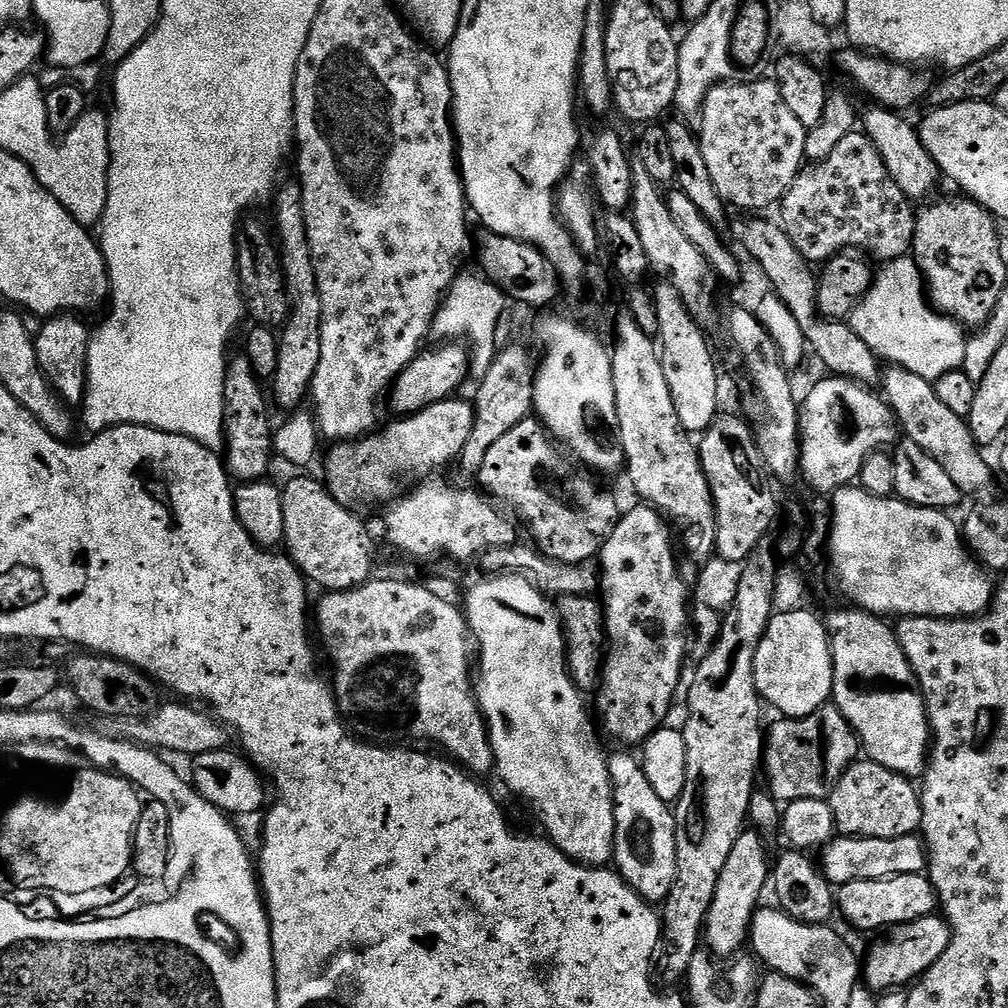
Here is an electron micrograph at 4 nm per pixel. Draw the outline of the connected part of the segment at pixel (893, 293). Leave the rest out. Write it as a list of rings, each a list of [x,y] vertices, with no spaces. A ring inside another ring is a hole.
[[[906,255],[897,260],[887,261],[881,268],[884,269],[875,273],[867,294],[860,299],[852,312],[850,323],[854,334],[858,334],[858,338],[862,338],[862,342],[866,342],[866,346],[870,346],[870,350],[874,350],[874,354],[880,357],[881,361],[905,368],[931,382],[938,381],[948,372],[963,369],[967,346],[965,329],[949,316],[941,316],[932,307],[926,295],[924,276],[920,273],[916,261],[911,255]]]

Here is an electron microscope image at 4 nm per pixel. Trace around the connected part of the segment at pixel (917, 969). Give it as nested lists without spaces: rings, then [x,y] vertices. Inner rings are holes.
[[[933,914],[899,925],[891,936],[892,939],[872,947],[862,964],[863,981],[875,992],[896,990],[923,976],[924,972],[945,953],[946,947],[950,944],[952,931],[943,915]]]

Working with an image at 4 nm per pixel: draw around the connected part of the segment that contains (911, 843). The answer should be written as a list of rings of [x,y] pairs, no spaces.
[[[841,835],[822,849],[822,871],[832,886],[859,880],[885,880],[902,874],[921,874],[928,867],[928,850],[919,835],[902,838],[866,838]]]

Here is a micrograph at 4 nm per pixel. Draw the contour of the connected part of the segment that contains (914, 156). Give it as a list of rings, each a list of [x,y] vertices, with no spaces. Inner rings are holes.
[[[872,106],[869,109],[869,112],[865,116],[863,113],[862,116],[862,131],[871,138],[878,154],[882,154],[882,162],[886,162],[886,170],[890,170],[890,178],[898,182],[898,190],[902,190],[902,194],[906,194],[913,202],[931,197],[932,187],[936,184],[936,176],[938,177],[938,169],[928,151],[922,146],[919,131],[913,125],[911,128],[900,117],[903,115],[899,111],[879,106]]]

